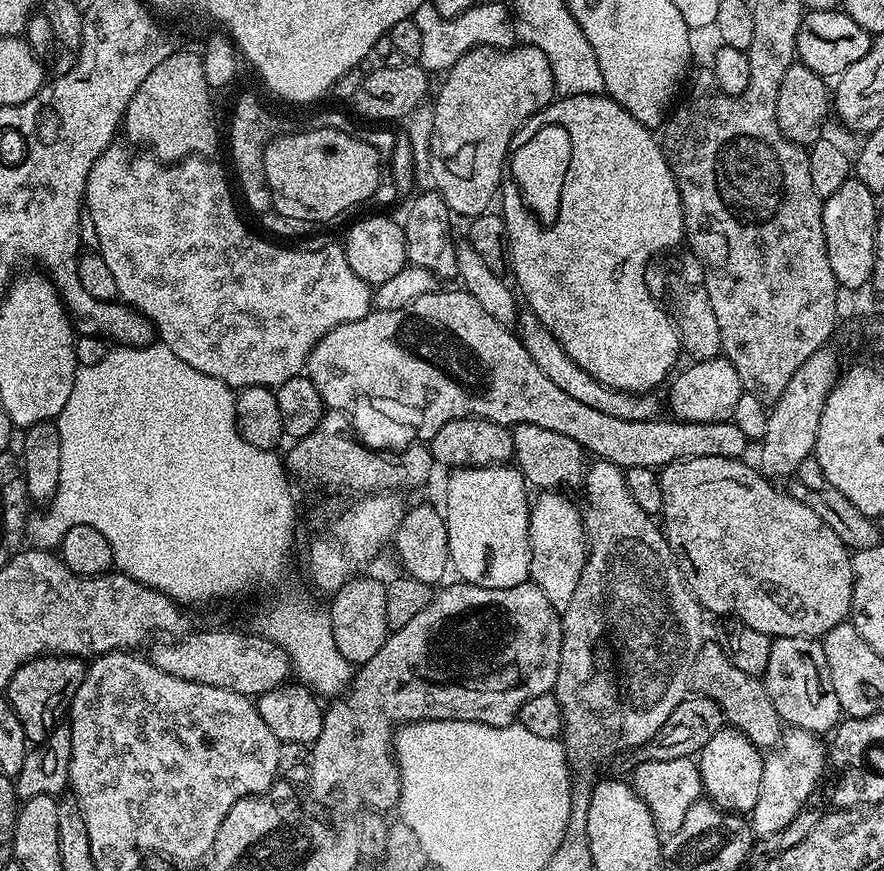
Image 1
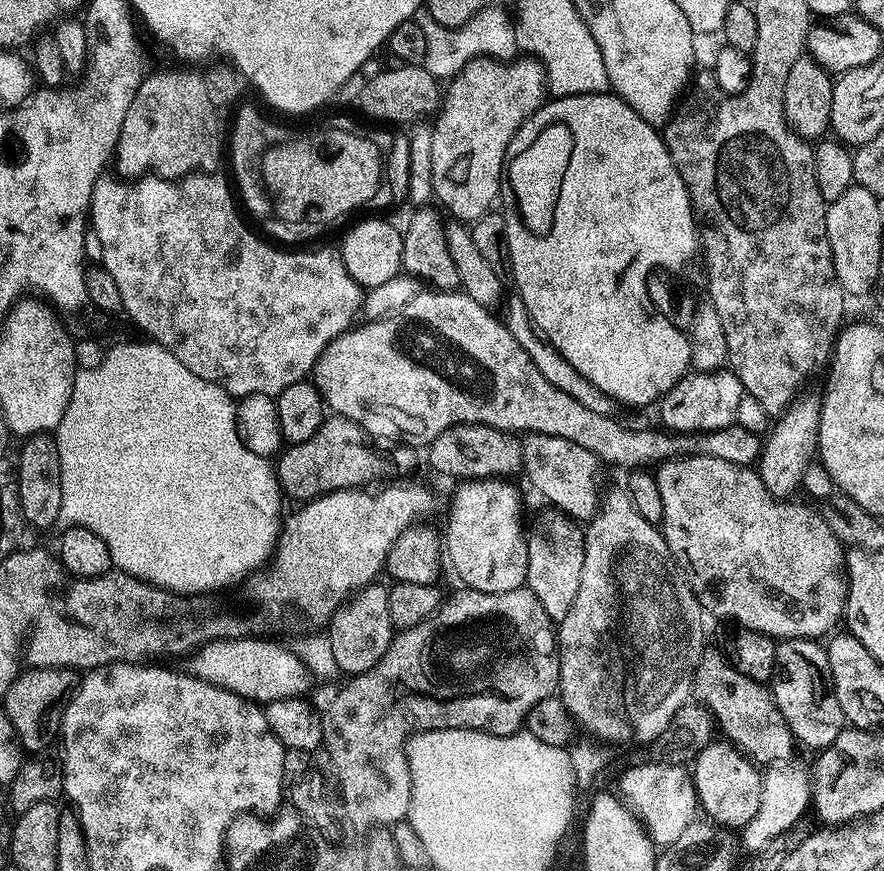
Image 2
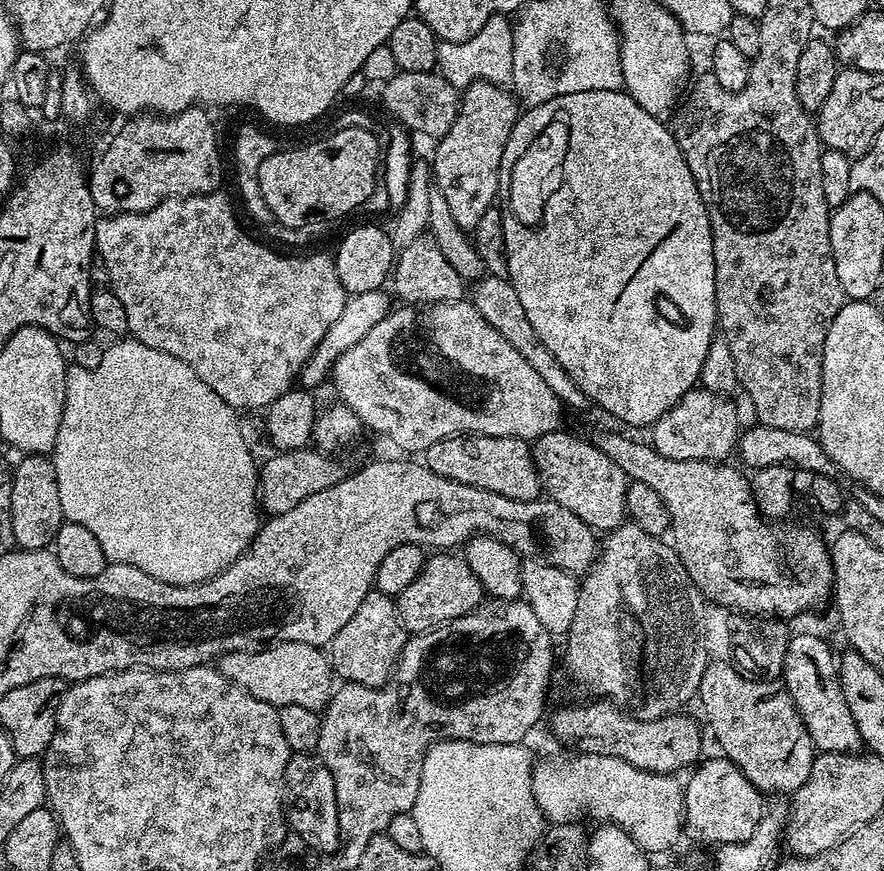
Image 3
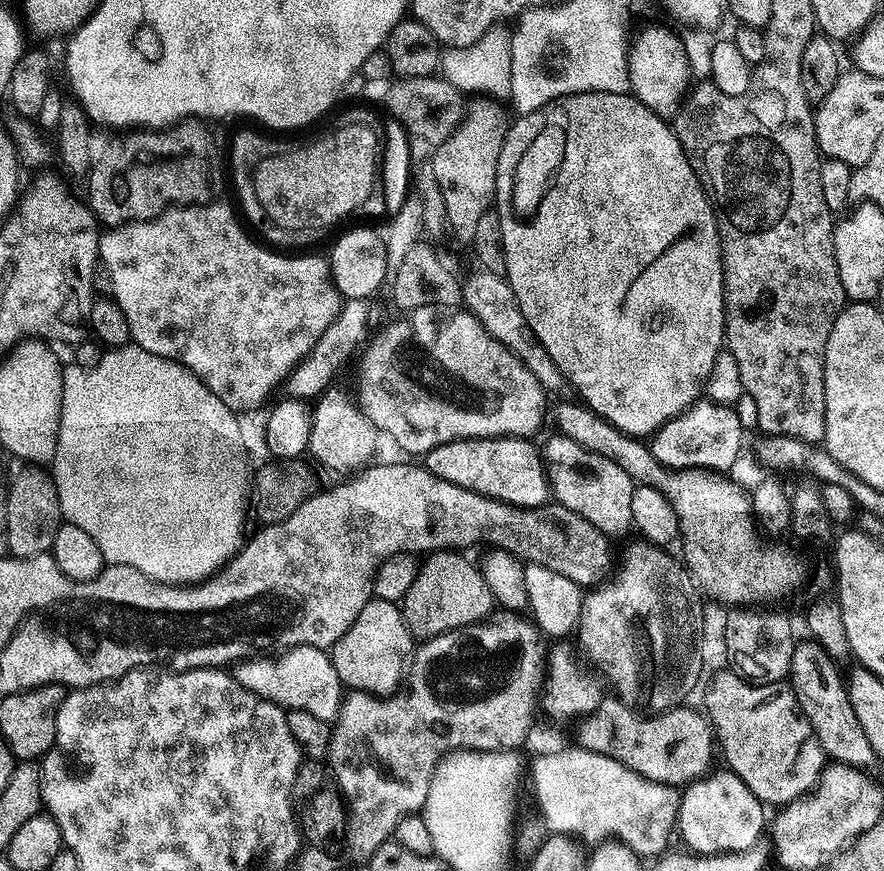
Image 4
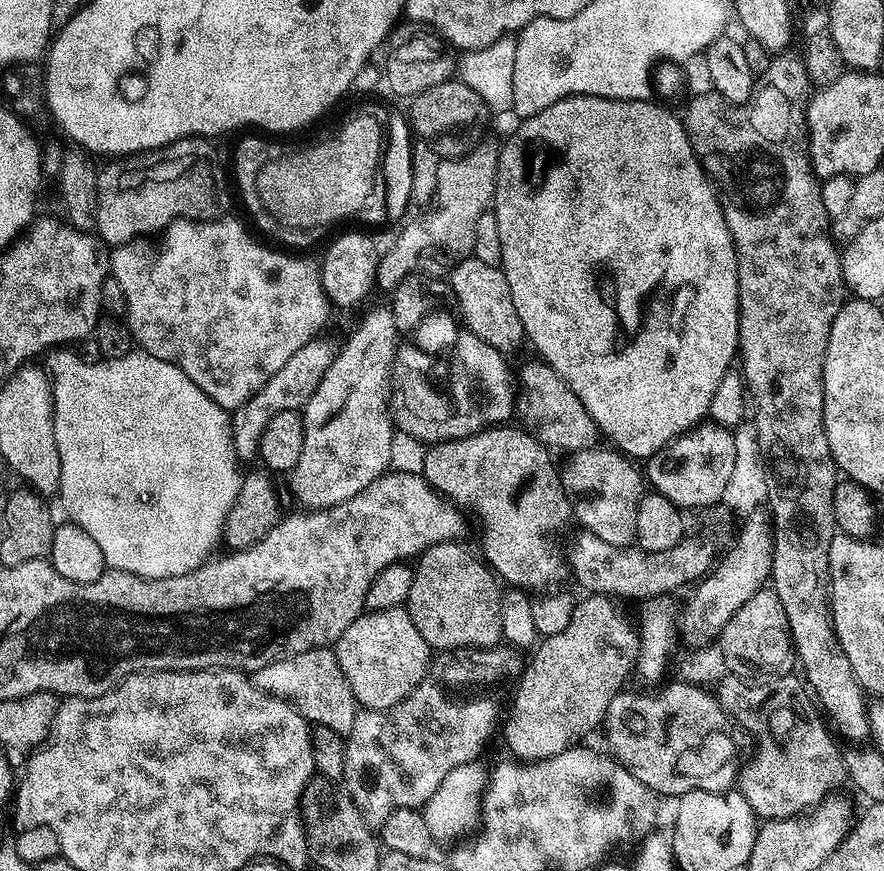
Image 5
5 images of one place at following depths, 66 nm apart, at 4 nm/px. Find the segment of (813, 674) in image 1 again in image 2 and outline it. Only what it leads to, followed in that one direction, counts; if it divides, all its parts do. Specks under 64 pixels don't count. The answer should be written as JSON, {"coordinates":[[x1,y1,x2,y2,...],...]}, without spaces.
{"coordinates":[[812,638,780,640,776,644,776,671,770,687,799,743,801,740,806,747,821,750,842,734,846,721,832,685,828,649,823,643]]}

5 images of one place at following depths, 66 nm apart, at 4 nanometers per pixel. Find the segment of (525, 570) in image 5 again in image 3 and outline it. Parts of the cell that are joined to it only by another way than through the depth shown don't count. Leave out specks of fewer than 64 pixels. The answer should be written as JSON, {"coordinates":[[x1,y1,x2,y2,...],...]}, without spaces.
{"coordinates":[[457,435,438,441,426,451,426,463,434,474,466,486,502,494,515,500,535,500,541,495,540,474,532,461,529,441,518,437]]}

